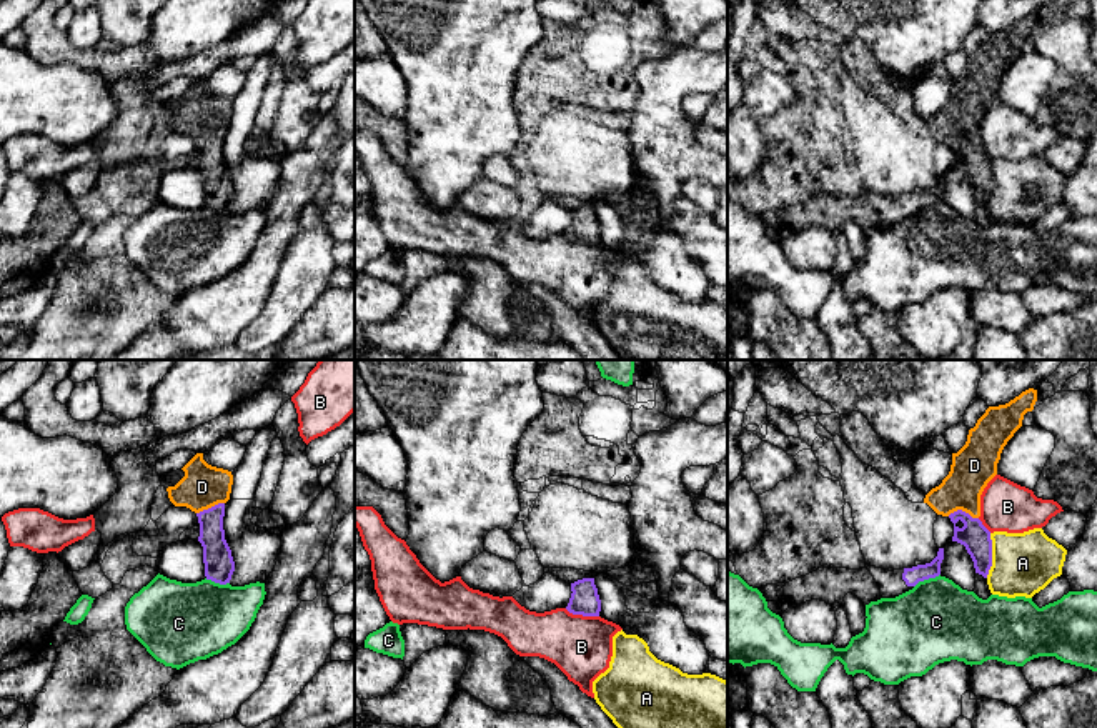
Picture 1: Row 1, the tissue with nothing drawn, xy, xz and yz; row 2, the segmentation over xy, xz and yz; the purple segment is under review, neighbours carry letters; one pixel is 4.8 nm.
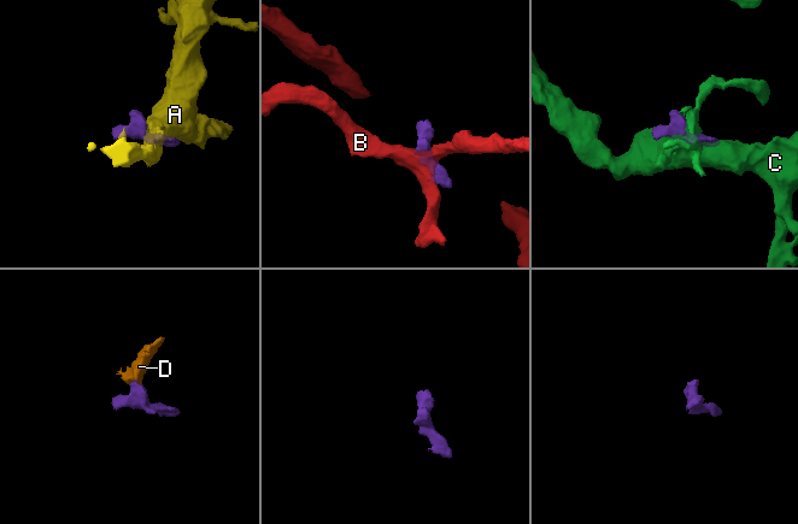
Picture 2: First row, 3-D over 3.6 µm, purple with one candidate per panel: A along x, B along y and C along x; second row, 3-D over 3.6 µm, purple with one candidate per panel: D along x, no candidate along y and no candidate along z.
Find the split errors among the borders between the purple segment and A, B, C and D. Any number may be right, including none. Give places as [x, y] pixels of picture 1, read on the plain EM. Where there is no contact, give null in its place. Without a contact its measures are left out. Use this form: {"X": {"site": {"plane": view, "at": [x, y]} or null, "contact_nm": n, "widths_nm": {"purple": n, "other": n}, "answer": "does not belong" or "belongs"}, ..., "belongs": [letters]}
{"A": {"site": {"plane": "yz", "at": [991, 182]}, "contact_nm": 220, "widths_nm": {"purple": 140, "other": 300}, "answer": "does not belong"}, "B": {"site": {"plane": "xz", "at": [581, 240]}, "contact_nm": 170, "widths_nm": {"purple": 140, "other": 300}, "answer": "does not belong"}, "C": {"site": {"plane": "yz", "at": [926, 205]}, "contact_nm": 140, "widths_nm": {"purple": 80, "other": 400}, "answer": "does not belong"}, "D": {"site": {"plane": "yz", "at": [961, 137]}, "contact_nm": 150, "widths_nm": {"purple": 140, "other": 220}, "answer": "belongs"}, "belongs": ["D"]}

